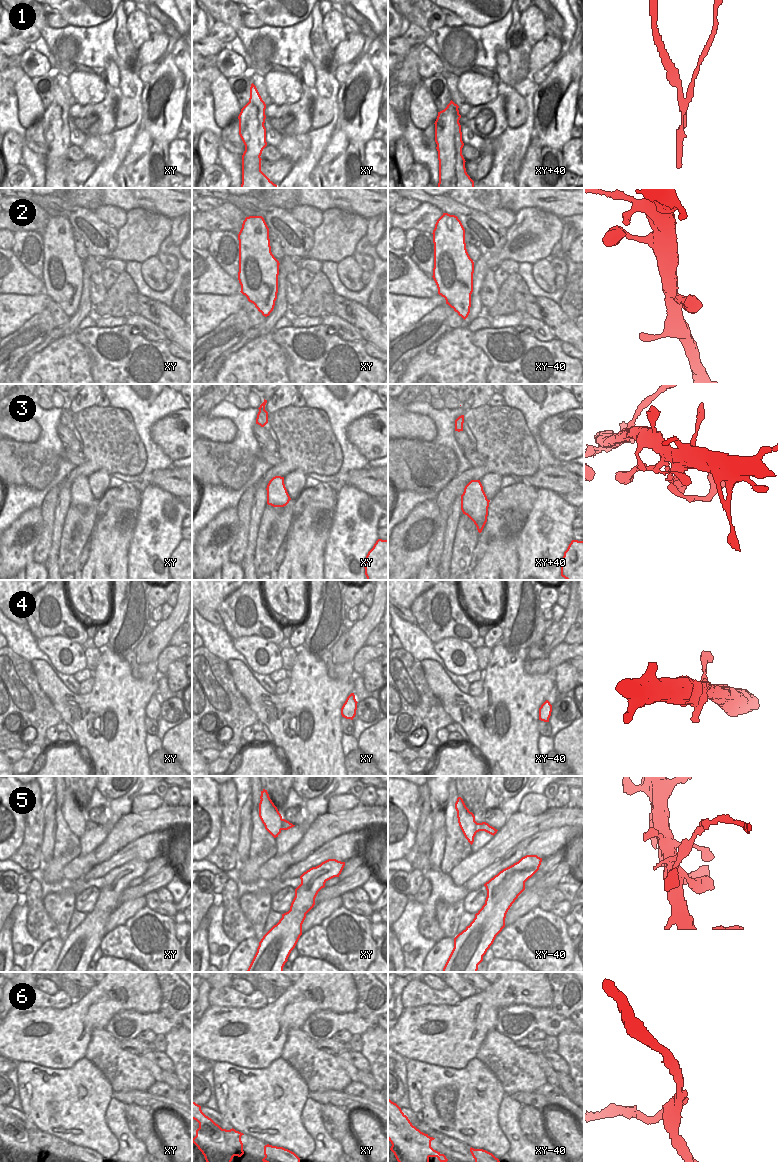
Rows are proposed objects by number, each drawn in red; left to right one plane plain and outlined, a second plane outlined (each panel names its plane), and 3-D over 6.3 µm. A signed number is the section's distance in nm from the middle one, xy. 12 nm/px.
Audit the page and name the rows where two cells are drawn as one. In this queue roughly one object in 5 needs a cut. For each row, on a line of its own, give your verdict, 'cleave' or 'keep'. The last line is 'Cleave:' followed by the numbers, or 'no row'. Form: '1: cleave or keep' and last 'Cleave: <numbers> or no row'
1: cleave
2: keep
3: keep
4: keep
5: cleave
6: cleave
Cleave: 1, 5, 6

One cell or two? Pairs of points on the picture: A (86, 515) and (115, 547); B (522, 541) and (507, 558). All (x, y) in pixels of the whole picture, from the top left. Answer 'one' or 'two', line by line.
A: two
B: two

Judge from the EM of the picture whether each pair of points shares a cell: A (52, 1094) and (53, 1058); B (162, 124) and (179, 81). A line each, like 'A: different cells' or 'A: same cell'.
A: different cells
B: same cell

